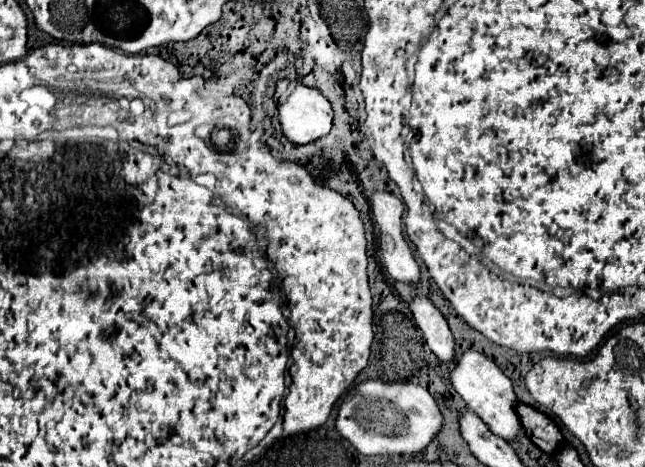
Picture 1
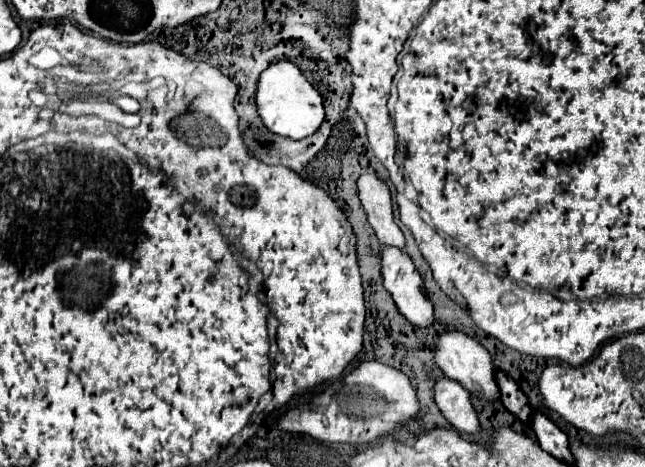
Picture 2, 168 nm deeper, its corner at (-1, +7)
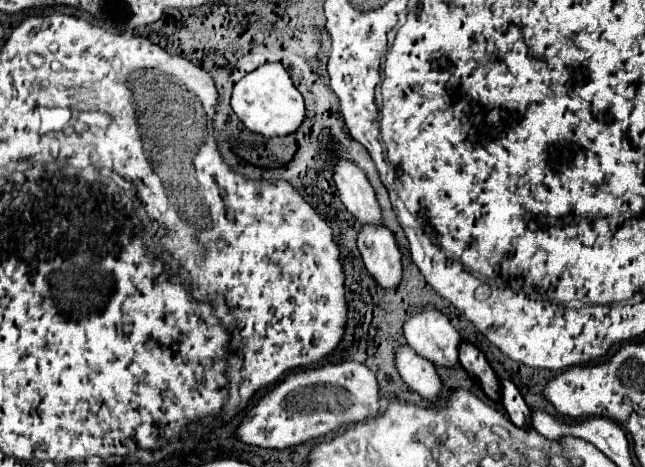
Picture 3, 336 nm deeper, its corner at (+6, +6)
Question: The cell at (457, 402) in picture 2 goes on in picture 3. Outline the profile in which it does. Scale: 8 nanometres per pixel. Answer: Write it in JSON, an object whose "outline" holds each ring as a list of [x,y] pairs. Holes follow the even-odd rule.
{"outline":[[[400,345],[394,349],[394,363],[408,387],[418,391],[428,401],[438,399],[442,383],[434,365],[428,359],[416,355],[410,345]]]}

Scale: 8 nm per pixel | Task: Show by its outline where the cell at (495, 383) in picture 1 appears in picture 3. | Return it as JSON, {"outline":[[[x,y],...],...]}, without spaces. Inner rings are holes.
{"outline":[[[432,305],[408,315],[404,323],[404,337],[418,355],[424,355],[434,365],[452,367],[458,363],[458,345],[462,337],[450,325],[448,317]]]}

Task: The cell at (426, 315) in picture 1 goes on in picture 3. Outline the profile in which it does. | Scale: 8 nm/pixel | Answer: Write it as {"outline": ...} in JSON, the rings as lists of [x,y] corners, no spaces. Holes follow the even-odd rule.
{"outline":[[[364,223],[358,229],[356,245],[364,259],[366,269],[372,273],[376,283],[384,289],[398,287],[402,279],[402,265],[400,265],[400,249],[390,229],[384,225],[368,225]]]}

